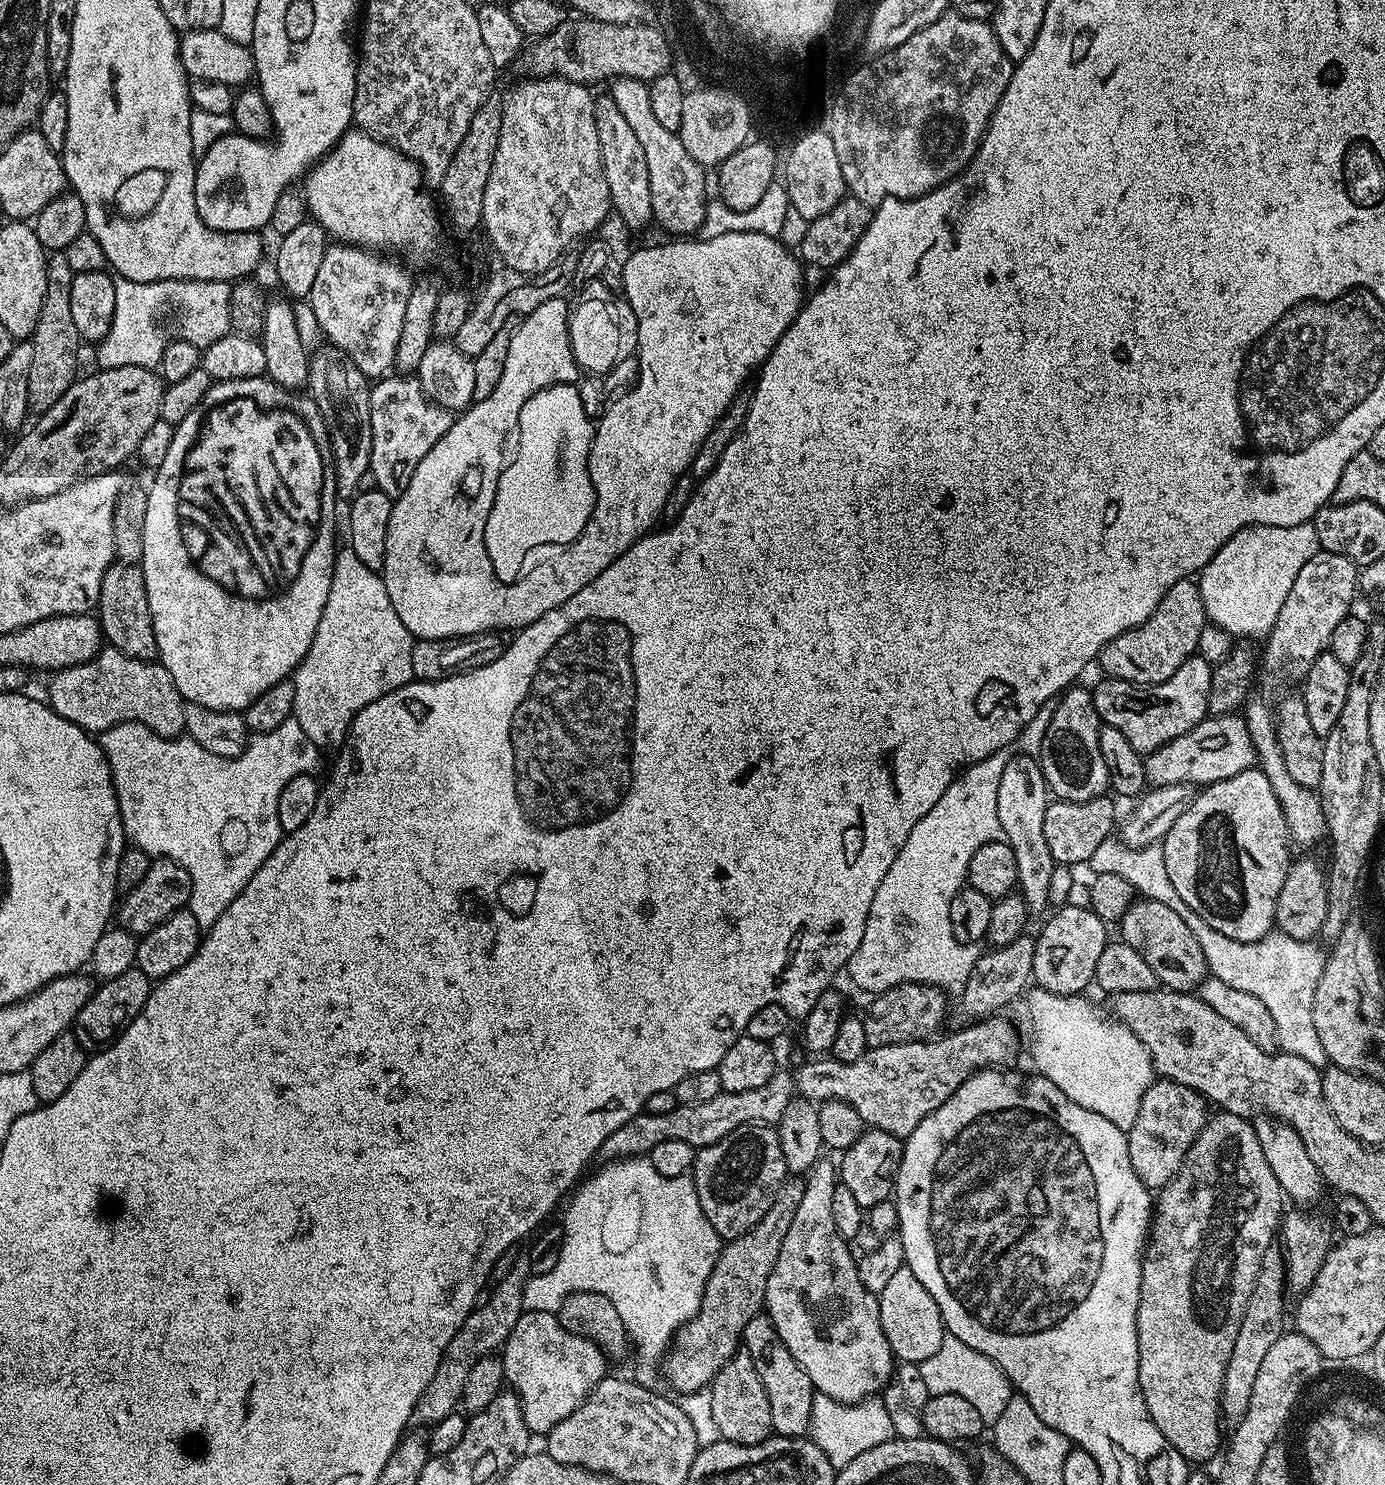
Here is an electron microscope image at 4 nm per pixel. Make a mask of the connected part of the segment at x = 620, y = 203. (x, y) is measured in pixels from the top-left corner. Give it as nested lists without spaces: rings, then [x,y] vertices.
[[[611,95],[595,101],[598,146],[602,150],[602,170],[606,174],[606,186],[610,186],[612,212],[628,228],[644,228],[653,223],[650,206],[650,172],[646,170],[646,154],[638,143],[632,127],[626,123],[614,106]]]

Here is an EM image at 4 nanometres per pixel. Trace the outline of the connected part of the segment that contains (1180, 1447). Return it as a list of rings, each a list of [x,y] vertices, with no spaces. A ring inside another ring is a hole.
[[[1223,1110],[1209,1115],[1204,1129],[1200,1131],[1196,1141],[1184,1155],[1184,1161],[1178,1174],[1164,1187],[1155,1201],[1148,1239],[1140,1261],[1140,1301],[1136,1315],[1138,1386],[1140,1395],[1146,1402],[1148,1416],[1154,1422],[1154,1426],[1158,1426],[1158,1430],[1162,1430],[1162,1438],[1166,1438],[1166,1442],[1170,1442],[1170,1446],[1174,1446],[1174,1450],[1178,1450],[1178,1454],[1182,1454],[1182,1458],[1193,1465],[1207,1465],[1204,1463],[1212,1459],[1215,1461],[1221,1451],[1220,1397],[1224,1394],[1226,1362],[1230,1362],[1230,1350],[1234,1350],[1234,1338],[1238,1338],[1238,1326],[1242,1326],[1242,1314],[1246,1314],[1246,1302],[1250,1302],[1250,1294],[1254,1290],[1254,1282],[1260,1273],[1262,1258],[1266,1254],[1266,1250],[1273,1247],[1274,1241],[1277,1239],[1282,1213],[1285,1211],[1285,1209],[1283,1210],[1284,1204],[1286,1205],[1286,1197],[1280,1191],[1278,1178],[1274,1178],[1274,1170],[1270,1170],[1270,1165],[1262,1154],[1262,1146],[1258,1146],[1258,1134],[1255,1127],[1245,1117],[1235,1116]]]

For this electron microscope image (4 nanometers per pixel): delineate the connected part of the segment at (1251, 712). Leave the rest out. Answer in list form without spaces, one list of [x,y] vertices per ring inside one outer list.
[[[1252,698],[1247,701],[1242,715],[1246,722],[1246,730],[1250,730],[1250,740],[1254,742],[1258,767],[1266,774],[1266,778],[1270,778],[1270,786],[1274,786],[1274,798],[1278,798],[1282,806],[1282,814],[1286,818],[1291,843],[1295,847],[1297,844],[1298,847],[1304,848],[1300,850],[1312,850],[1308,848],[1314,847],[1320,839],[1323,841],[1326,836],[1324,811],[1320,805],[1319,795],[1313,789],[1298,786],[1298,782],[1294,782],[1294,778],[1290,778],[1290,773],[1286,770],[1286,762],[1282,758],[1282,746],[1278,742],[1276,733],[1273,705],[1263,704],[1262,701]]]

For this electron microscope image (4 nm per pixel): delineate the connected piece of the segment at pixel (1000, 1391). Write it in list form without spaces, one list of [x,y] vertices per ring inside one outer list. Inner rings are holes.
[[[946,1334],[936,1354],[919,1363],[922,1379],[929,1395],[960,1394],[974,1405],[986,1426],[998,1420],[1004,1407],[1014,1395],[1012,1381],[996,1363],[980,1351],[974,1351],[953,1335]]]

